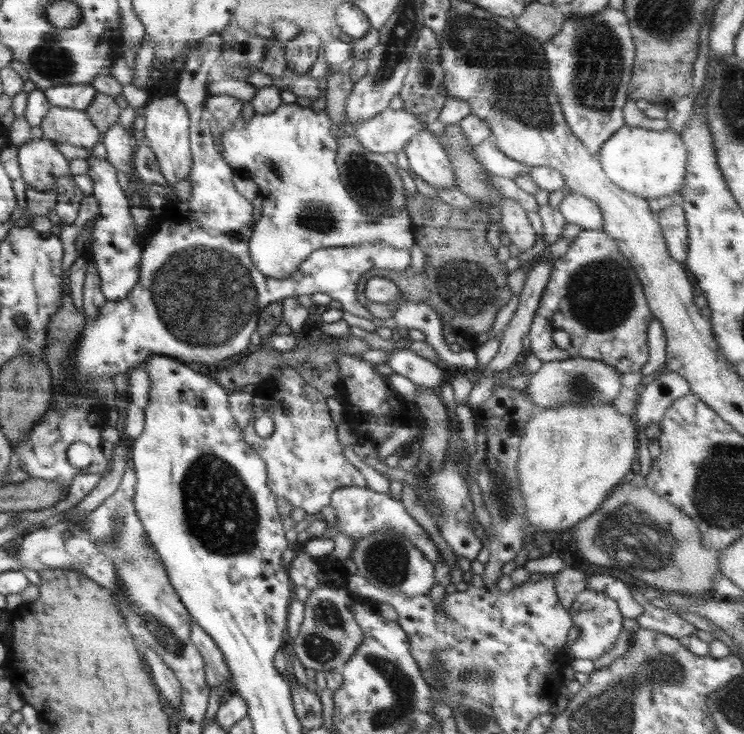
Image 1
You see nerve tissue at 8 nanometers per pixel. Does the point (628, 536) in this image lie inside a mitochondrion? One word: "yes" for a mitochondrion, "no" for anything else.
yes

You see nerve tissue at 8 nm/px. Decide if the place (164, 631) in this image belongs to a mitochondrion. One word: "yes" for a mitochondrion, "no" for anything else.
yes

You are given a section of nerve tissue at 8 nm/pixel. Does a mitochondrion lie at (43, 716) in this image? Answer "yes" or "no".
no

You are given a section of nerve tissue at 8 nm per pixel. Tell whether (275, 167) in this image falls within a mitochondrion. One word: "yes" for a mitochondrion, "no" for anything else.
yes

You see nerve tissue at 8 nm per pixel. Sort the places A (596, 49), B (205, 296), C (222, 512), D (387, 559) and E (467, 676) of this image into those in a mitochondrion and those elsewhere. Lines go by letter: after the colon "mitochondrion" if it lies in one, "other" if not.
A: mitochondrion
B: mitochondrion
C: mitochondrion
D: mitochondrion
E: mitochondrion

